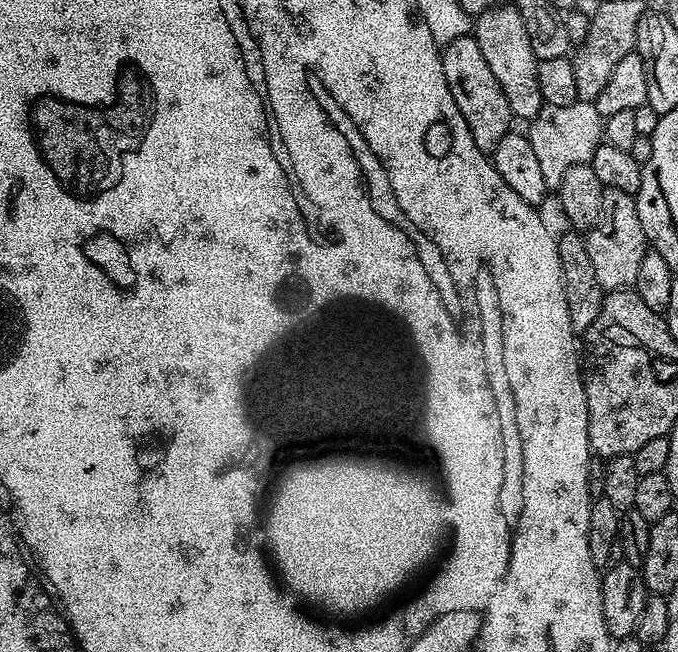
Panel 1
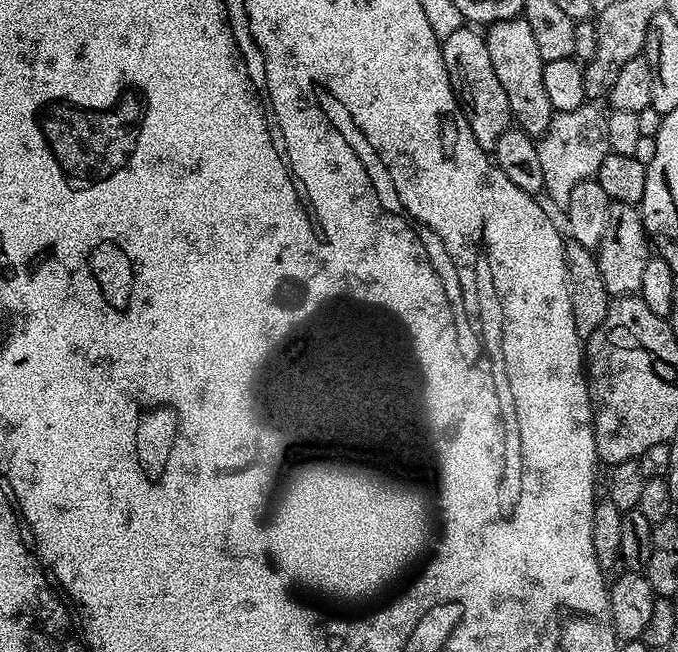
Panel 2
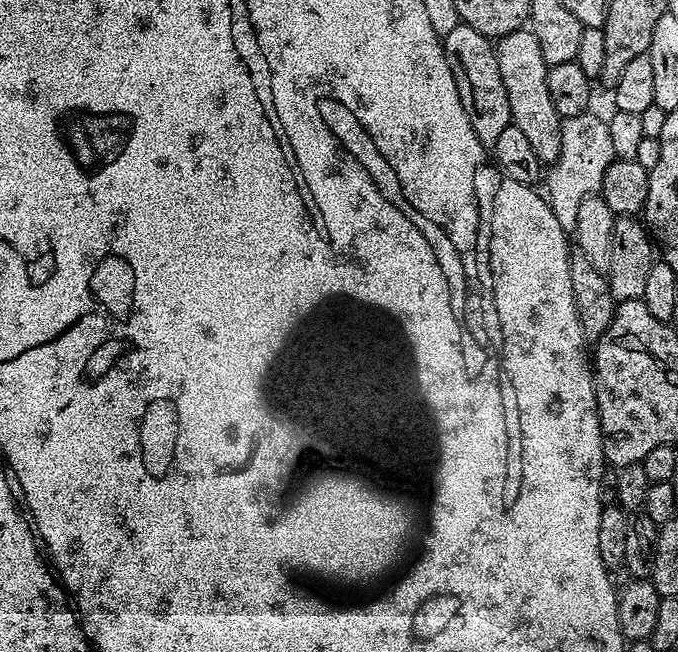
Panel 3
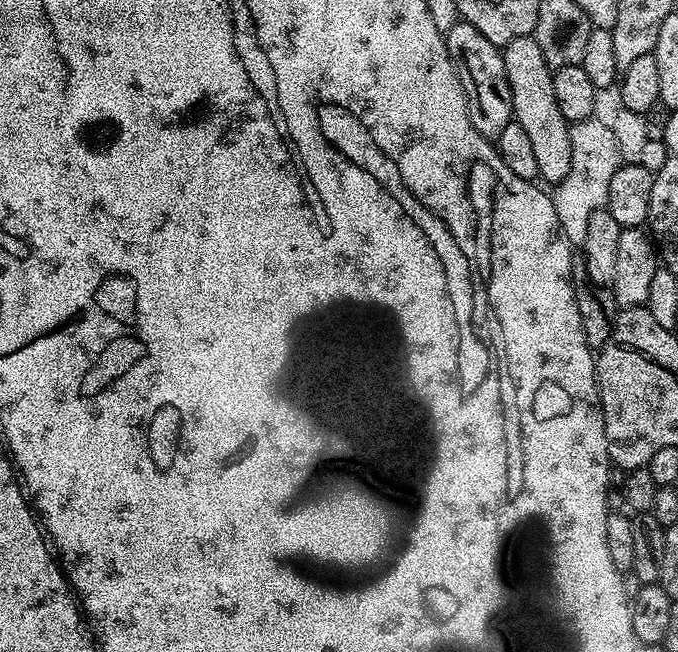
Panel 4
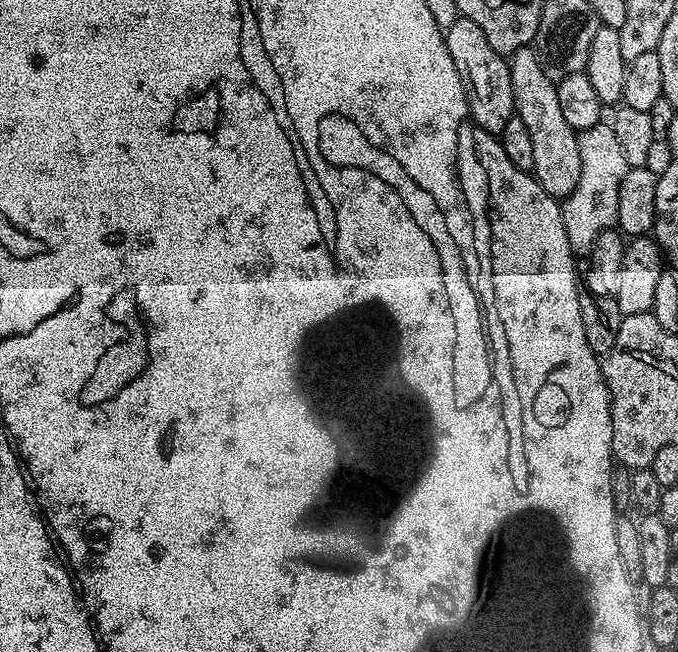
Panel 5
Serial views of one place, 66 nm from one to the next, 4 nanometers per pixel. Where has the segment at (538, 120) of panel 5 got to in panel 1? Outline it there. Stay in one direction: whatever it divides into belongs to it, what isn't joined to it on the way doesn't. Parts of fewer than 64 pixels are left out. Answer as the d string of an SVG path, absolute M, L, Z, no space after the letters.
M504 2L499 8L479 13L474 20L474 35L490 71L494 78L498 78L498 86L502 86L502 94L506 94L506 102L510 102L513 117L523 122L533 120L545 102L542 90L538 90L538 61L530 46L530 38L526 35L522 14L518 14L515 3Z

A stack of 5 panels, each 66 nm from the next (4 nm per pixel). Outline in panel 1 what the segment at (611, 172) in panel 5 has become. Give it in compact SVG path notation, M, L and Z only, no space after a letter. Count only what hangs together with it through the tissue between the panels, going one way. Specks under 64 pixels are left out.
M577 100L570 106L545 104L540 109L540 113L527 125L526 135L530 146L534 146L534 155L538 157L538 162L542 166L542 174L546 177L546 186L550 190L556 190L559 189L566 170L570 170L570 166L578 166L591 161L594 150L598 150L598 146L604 140L604 120L598 114L595 103L587 104Z

